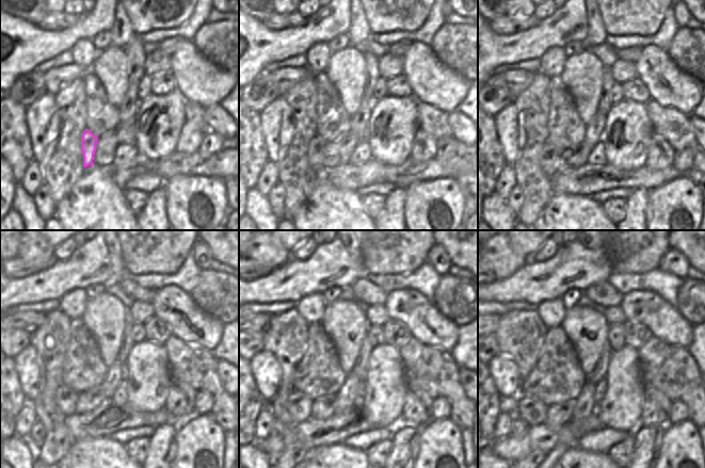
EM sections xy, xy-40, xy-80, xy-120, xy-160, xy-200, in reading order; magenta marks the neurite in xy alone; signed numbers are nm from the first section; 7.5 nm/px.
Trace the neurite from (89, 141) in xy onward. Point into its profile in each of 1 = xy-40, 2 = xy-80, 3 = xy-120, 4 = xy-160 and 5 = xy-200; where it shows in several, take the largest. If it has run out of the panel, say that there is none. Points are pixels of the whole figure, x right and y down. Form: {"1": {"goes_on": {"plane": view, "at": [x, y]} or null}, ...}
{"1": {"goes_on": {"plane": "xy-40", "at": [316, 150]}}, "2": {"goes_on": {"plane": "xy-80", "at": [549, 156]}}, "3": {"goes_on": {"plane": "xy-120", "at": [65, 398]}}, "4": {"goes_on": {"plane": "xy-160", "at": [299, 406]}}, "5": {"goes_on": {"plane": "xy-200", "at": [532, 410]}}}

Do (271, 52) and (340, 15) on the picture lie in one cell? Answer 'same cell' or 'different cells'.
same cell

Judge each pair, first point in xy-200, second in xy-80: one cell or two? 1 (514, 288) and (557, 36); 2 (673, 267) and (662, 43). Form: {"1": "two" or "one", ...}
{"1": "one", "2": "two"}

